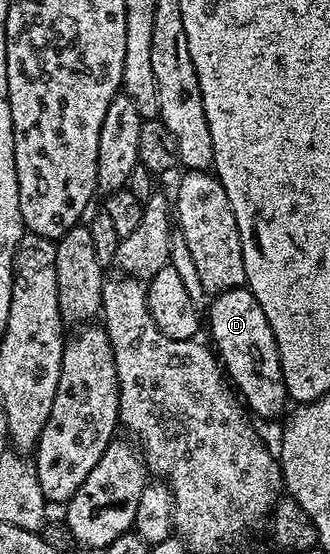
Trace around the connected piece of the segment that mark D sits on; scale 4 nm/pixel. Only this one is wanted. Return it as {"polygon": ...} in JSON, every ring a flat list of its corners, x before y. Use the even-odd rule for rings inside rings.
{"polygon":[[246,288,226,290,224,294,210,299,205,322,211,325,210,341,214,353,246,409,254,417,255,414,259,418,277,417,289,406,289,399,285,376,281,372,277,340,273,336,273,328,269,328,269,320,265,320,265,312,261,312,261,304,257,304,257,296]]}

